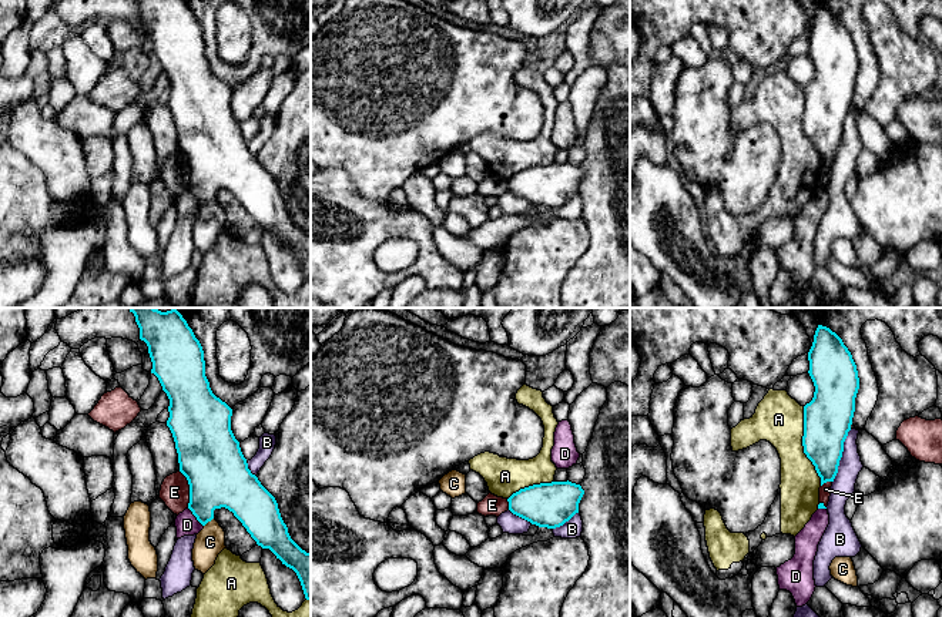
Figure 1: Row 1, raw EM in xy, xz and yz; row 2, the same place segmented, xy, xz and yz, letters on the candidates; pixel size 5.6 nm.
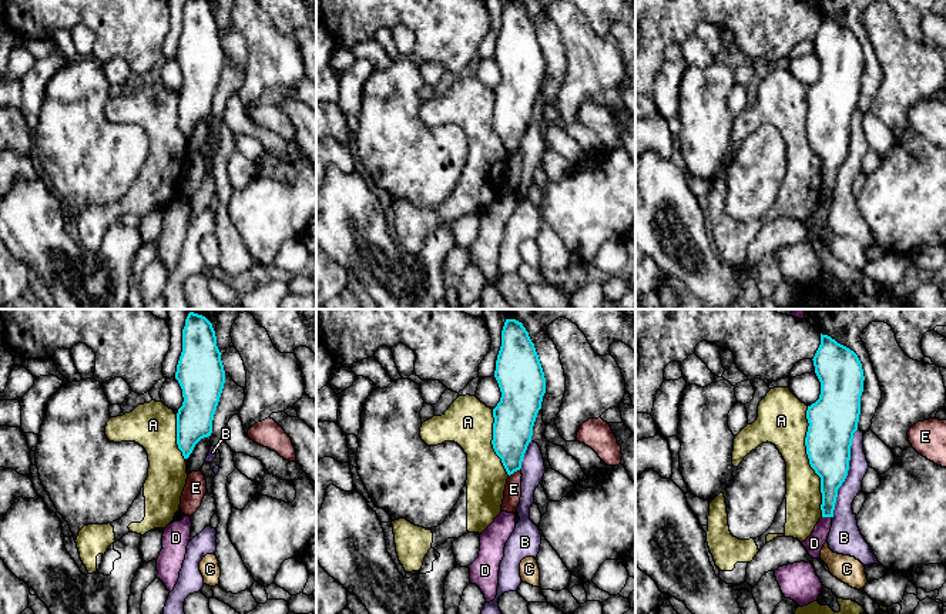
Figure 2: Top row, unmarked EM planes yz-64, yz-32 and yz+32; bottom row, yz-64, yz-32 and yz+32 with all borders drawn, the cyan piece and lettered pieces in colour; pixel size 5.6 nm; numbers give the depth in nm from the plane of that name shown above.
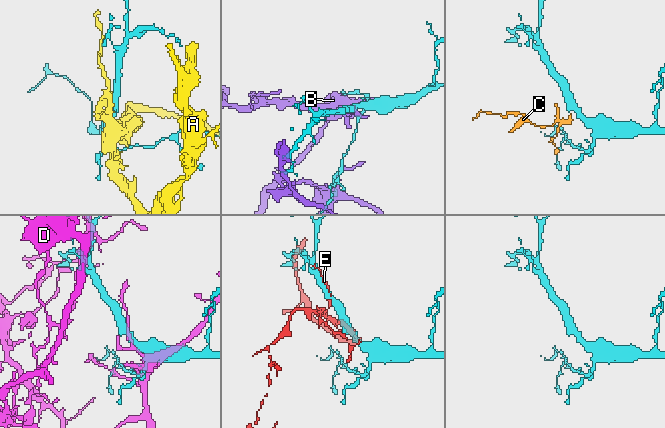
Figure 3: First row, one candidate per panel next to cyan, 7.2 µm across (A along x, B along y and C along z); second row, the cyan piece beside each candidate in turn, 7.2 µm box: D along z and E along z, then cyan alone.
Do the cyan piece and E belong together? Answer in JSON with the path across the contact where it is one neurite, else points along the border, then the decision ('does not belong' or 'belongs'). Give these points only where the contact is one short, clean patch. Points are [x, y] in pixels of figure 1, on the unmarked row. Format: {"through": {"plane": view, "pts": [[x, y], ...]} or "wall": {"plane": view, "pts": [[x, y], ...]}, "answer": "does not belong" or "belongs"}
{"wall": {"plane": "xy", "pts": [[180, 151], [188, 166], [188, 188]]}, "answer": "does not belong"}

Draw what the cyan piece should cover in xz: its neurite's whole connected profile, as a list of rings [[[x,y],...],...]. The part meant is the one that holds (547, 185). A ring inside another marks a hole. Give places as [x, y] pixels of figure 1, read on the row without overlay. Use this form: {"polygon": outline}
{"polygon": [[[552,162],[520,170],[507,182],[513,195],[539,208],[556,209],[579,194],[583,175],[580,165]]]}

